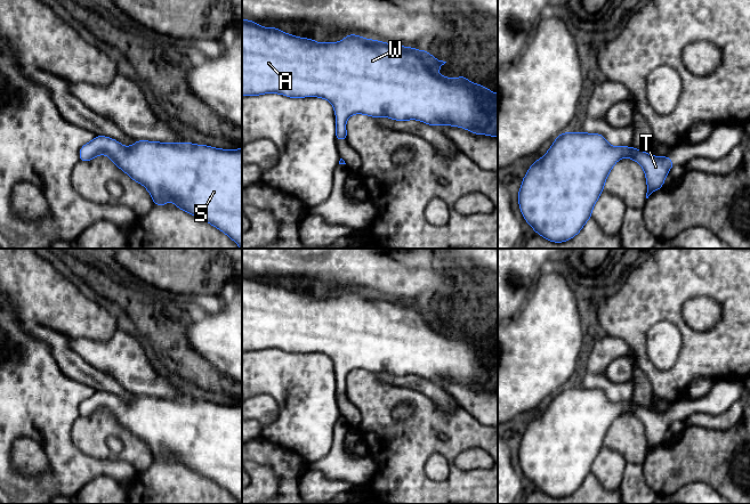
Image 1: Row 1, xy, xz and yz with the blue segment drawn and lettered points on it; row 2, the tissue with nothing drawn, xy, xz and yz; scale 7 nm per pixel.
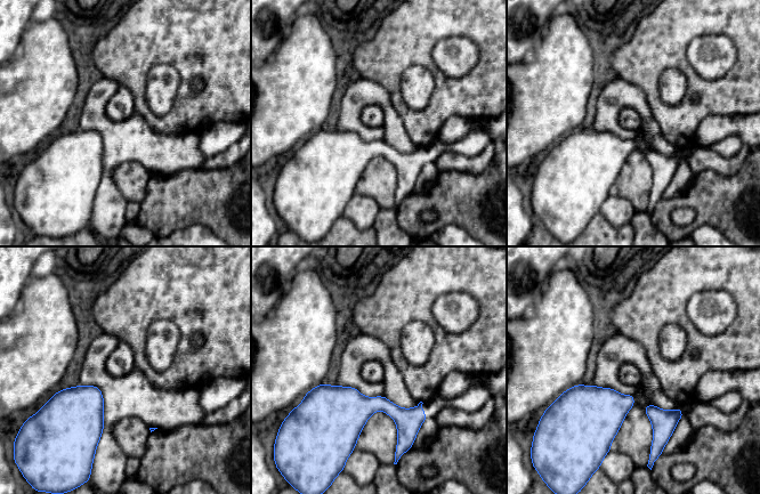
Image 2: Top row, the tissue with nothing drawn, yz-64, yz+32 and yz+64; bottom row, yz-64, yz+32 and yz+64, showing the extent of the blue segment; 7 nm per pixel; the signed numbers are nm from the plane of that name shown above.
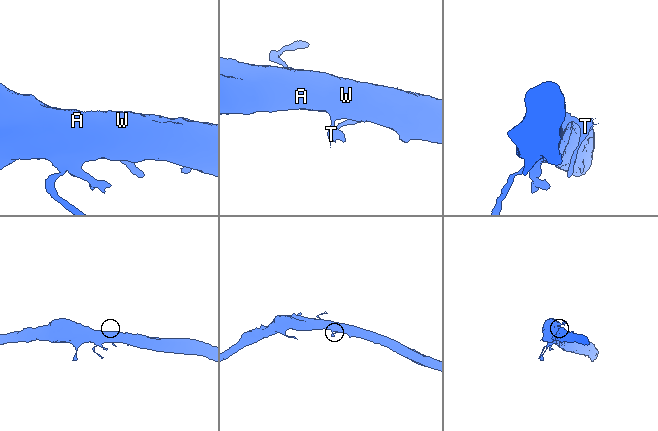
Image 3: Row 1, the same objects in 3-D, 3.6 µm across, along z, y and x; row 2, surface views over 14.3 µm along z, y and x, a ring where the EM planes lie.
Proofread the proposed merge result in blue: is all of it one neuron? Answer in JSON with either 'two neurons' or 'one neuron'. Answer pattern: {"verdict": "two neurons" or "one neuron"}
{"verdict": "one neuron"}

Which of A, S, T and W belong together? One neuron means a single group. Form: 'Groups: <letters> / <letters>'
Groups: A S T W

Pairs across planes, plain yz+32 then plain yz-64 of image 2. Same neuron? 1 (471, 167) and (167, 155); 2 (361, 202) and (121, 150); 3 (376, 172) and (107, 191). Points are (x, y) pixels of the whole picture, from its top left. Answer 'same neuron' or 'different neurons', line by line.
1: same neuron
2: same neuron
3: different neurons

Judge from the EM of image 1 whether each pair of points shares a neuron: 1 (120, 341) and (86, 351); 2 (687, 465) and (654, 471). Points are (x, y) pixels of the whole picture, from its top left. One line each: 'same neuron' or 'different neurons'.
1: same neuron
2: same neuron

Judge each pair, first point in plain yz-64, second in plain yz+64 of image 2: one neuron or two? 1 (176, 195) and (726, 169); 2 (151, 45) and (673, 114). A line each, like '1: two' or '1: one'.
1: two
2: one

